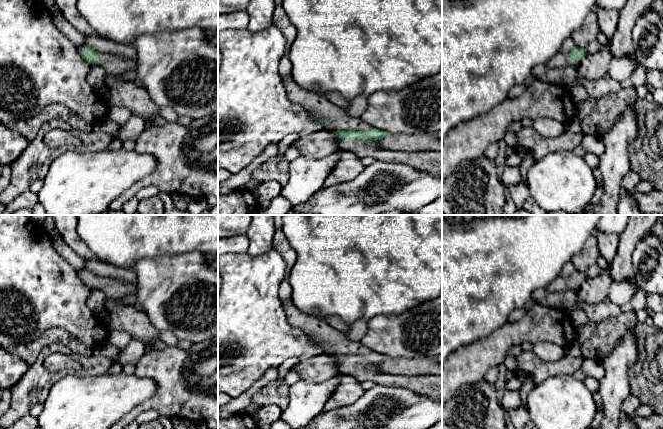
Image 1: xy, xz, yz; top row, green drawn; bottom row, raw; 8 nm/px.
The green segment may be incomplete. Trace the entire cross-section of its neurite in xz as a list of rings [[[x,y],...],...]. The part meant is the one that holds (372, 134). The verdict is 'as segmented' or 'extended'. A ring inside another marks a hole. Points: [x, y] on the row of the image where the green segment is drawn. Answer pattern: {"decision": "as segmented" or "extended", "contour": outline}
{"decision": "extended", "contour": [[[292,77],[283,80],[283,84],[291,102],[303,108],[316,122],[322,123],[324,129],[332,130],[339,137],[339,151],[353,152],[359,158],[373,157],[377,161],[410,165],[432,176],[442,177],[442,151],[400,152],[378,148],[374,142],[390,136],[389,132],[349,116],[327,97],[302,89]]]}

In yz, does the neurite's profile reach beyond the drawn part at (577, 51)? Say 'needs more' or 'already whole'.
needs more

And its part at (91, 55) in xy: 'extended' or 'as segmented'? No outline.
extended

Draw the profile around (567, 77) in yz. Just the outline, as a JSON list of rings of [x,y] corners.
[[[546,64],[537,65],[530,76],[548,84],[561,85],[569,90],[576,85],[582,85],[587,90],[588,96],[596,100],[622,88],[620,82],[609,77],[597,80],[581,78],[573,64],[561,68],[550,68]]]

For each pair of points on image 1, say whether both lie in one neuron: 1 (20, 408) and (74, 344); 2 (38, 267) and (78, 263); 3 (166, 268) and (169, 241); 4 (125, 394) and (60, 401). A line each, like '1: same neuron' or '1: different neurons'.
1: different neurons
2: different neurons
3: different neurons
4: same neuron

